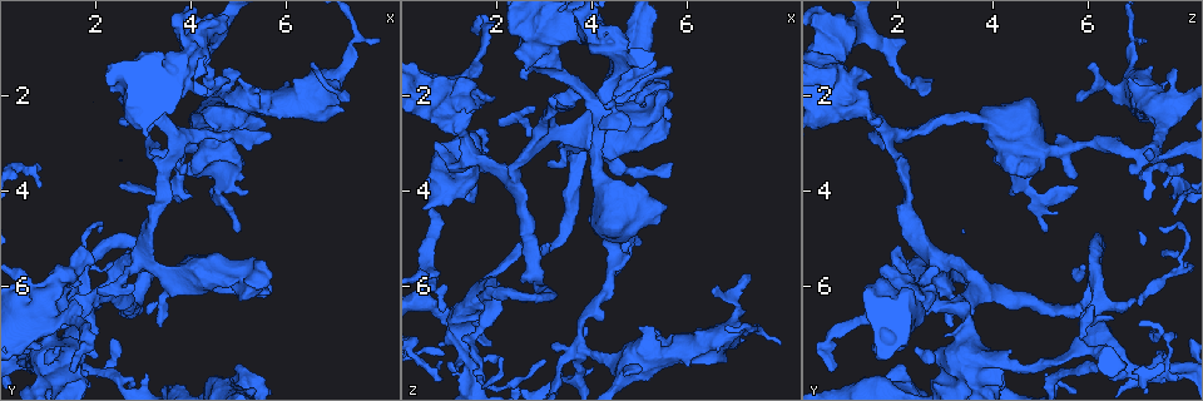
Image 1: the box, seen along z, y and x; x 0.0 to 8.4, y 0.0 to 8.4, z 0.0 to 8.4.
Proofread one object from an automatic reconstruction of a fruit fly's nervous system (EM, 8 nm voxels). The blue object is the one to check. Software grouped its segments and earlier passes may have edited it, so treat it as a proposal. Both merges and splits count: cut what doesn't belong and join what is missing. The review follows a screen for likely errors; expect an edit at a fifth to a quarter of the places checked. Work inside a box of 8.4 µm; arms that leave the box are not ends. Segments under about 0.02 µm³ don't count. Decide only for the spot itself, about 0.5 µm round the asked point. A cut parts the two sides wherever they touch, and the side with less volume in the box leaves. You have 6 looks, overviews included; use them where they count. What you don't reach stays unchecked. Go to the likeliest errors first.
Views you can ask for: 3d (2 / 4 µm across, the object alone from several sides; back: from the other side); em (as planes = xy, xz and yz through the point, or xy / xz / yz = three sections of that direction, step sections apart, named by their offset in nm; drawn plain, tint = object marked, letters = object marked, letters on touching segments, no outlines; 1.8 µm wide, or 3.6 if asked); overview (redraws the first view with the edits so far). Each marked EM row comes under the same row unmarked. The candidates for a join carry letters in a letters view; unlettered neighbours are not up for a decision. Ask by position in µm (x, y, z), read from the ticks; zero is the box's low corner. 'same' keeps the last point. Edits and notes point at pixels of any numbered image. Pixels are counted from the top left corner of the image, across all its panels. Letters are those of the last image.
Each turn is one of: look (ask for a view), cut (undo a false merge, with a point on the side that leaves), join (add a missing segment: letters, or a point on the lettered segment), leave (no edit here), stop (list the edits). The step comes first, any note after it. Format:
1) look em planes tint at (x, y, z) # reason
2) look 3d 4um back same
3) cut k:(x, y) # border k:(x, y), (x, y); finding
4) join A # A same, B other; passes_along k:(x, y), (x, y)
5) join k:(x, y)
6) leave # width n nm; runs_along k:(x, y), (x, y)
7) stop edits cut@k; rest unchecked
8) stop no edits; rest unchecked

look em yz step 8 tint at (4.20, 0.70, 1.05) # looks like a crossing

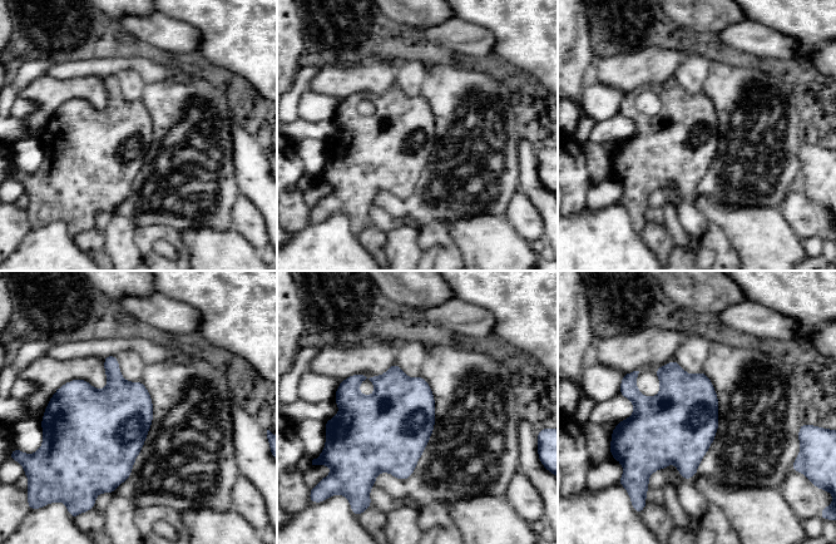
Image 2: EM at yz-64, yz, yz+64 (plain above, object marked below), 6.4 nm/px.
look em yz step 8 letters same # what lies round it

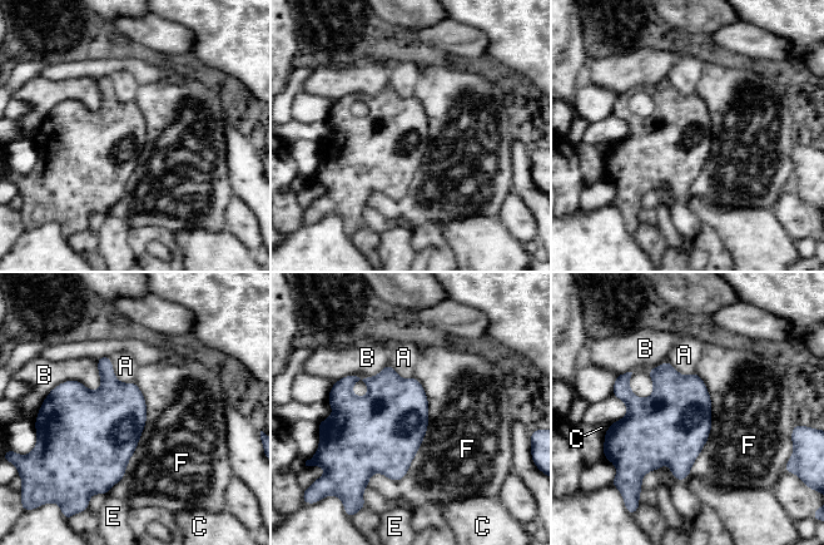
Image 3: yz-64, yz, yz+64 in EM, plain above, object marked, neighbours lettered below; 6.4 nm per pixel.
leave # longest_contact F 750 nm; A other, B other, C other, E other, F other; border 3:(415, 376), (422, 444), (367, 486); one neuron here

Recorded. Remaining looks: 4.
look em 3.6um planes letters at (1.30, 7.80, 3.45)

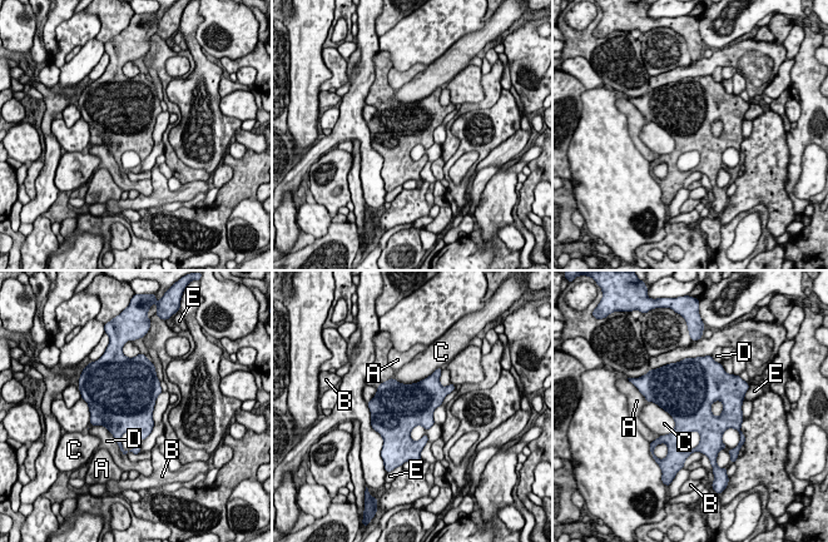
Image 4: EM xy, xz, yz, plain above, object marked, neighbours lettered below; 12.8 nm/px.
leave # A other, B other, C other, D other, E other; border 4:(650, 401), (673, 418), (672, 433); continuous, no second neuron

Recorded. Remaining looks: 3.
look 3d 2um back at (7.30, 2.05, 5.75) # thin end

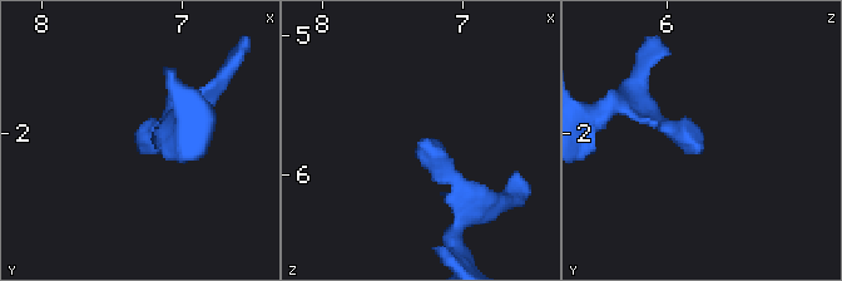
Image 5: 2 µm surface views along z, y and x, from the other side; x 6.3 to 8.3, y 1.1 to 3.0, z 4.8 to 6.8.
look em planes letters at (7.26, 2.10, 5.72)

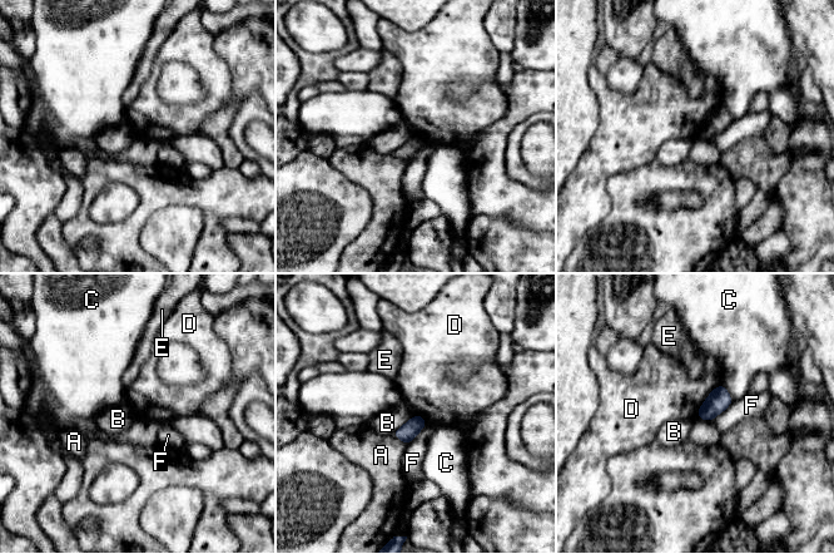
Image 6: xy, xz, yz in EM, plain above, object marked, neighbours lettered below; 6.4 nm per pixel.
leave # A other, B other, C other, D other, E other, F other; border 6:(416, 414), (427, 420); no lettered segment goes on from it

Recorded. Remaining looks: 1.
stop no edits; rest unchecked

